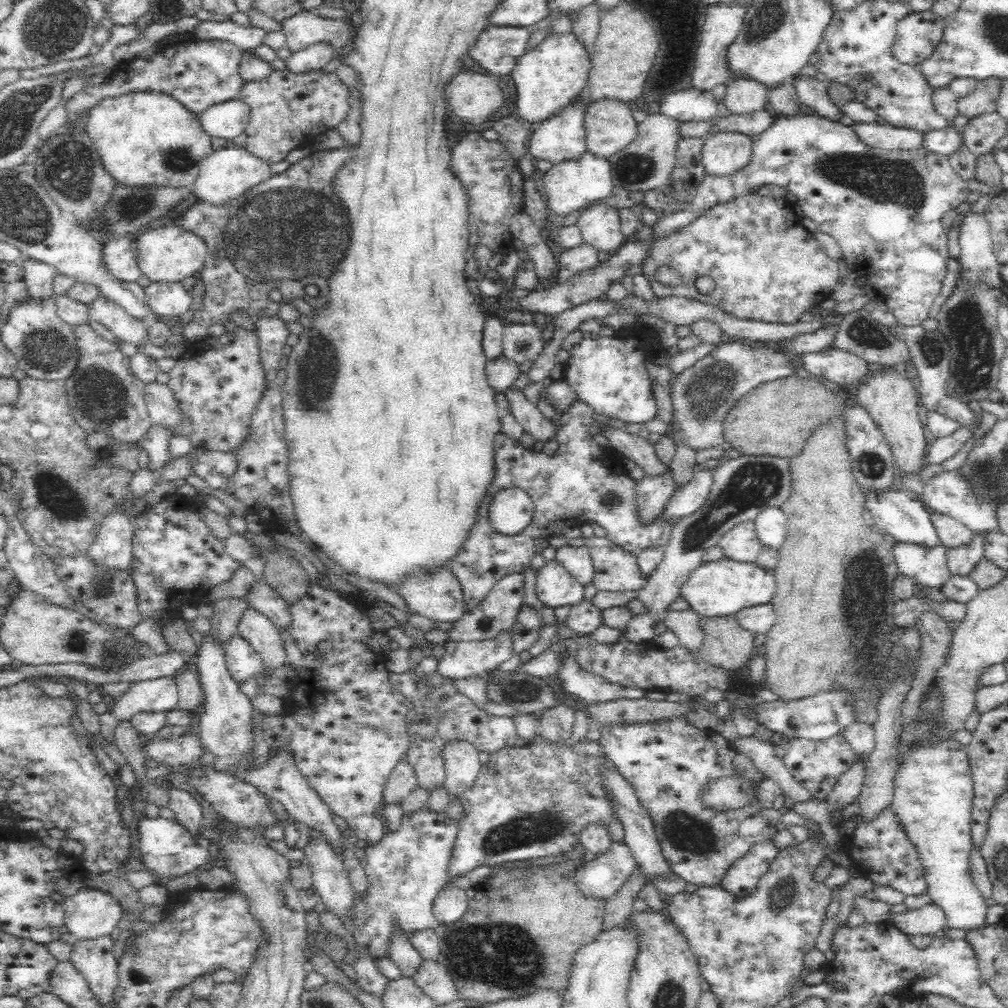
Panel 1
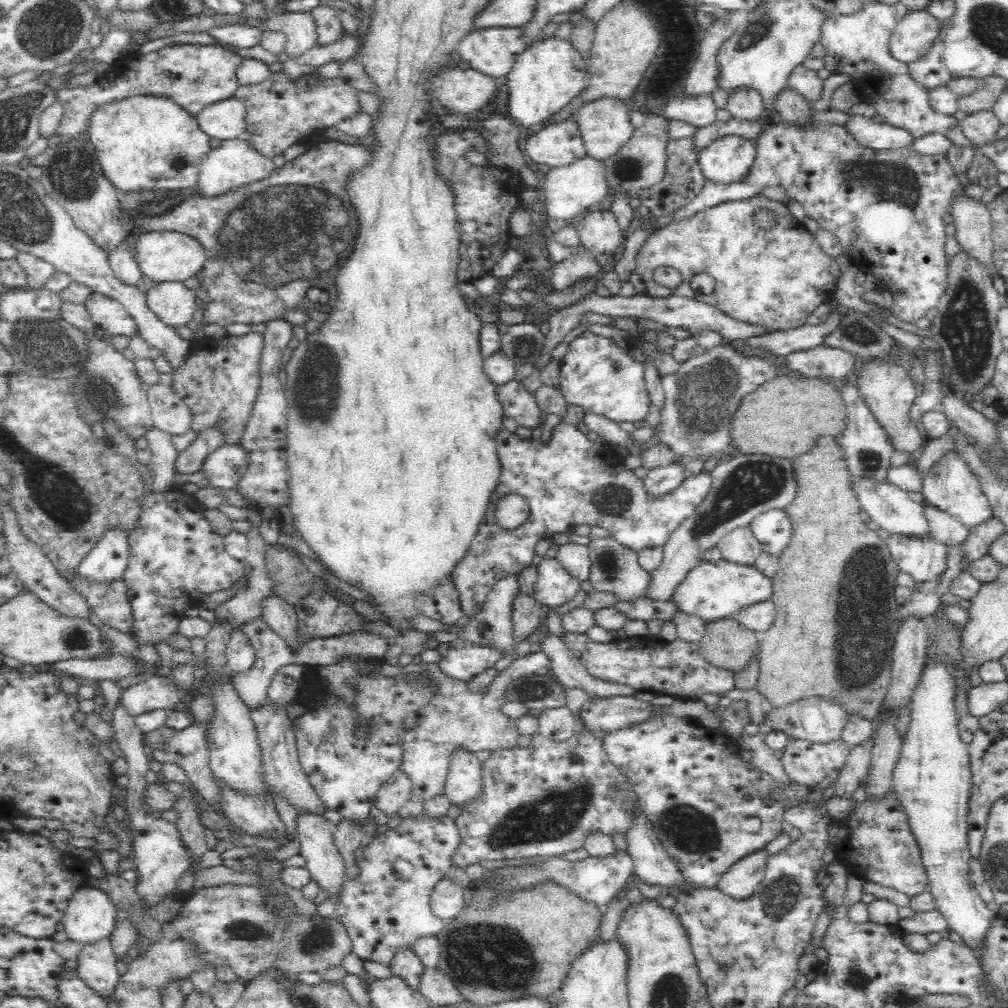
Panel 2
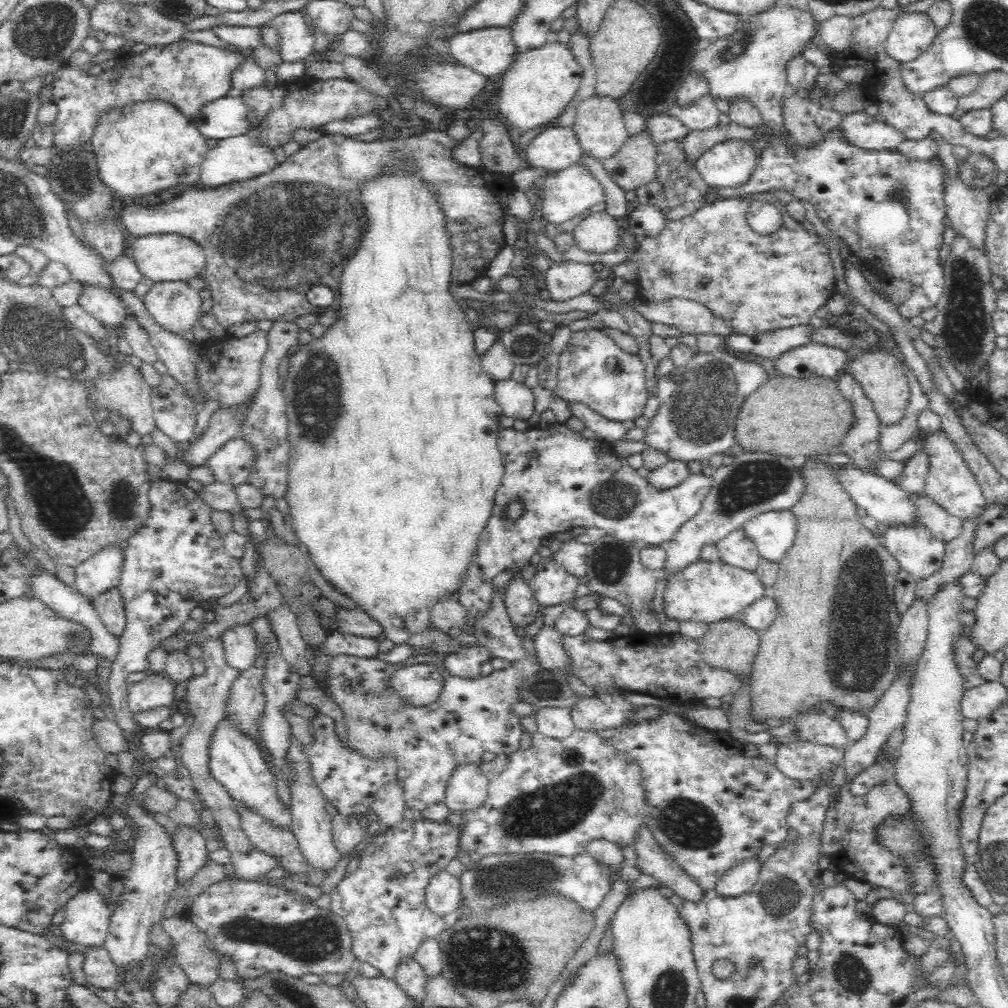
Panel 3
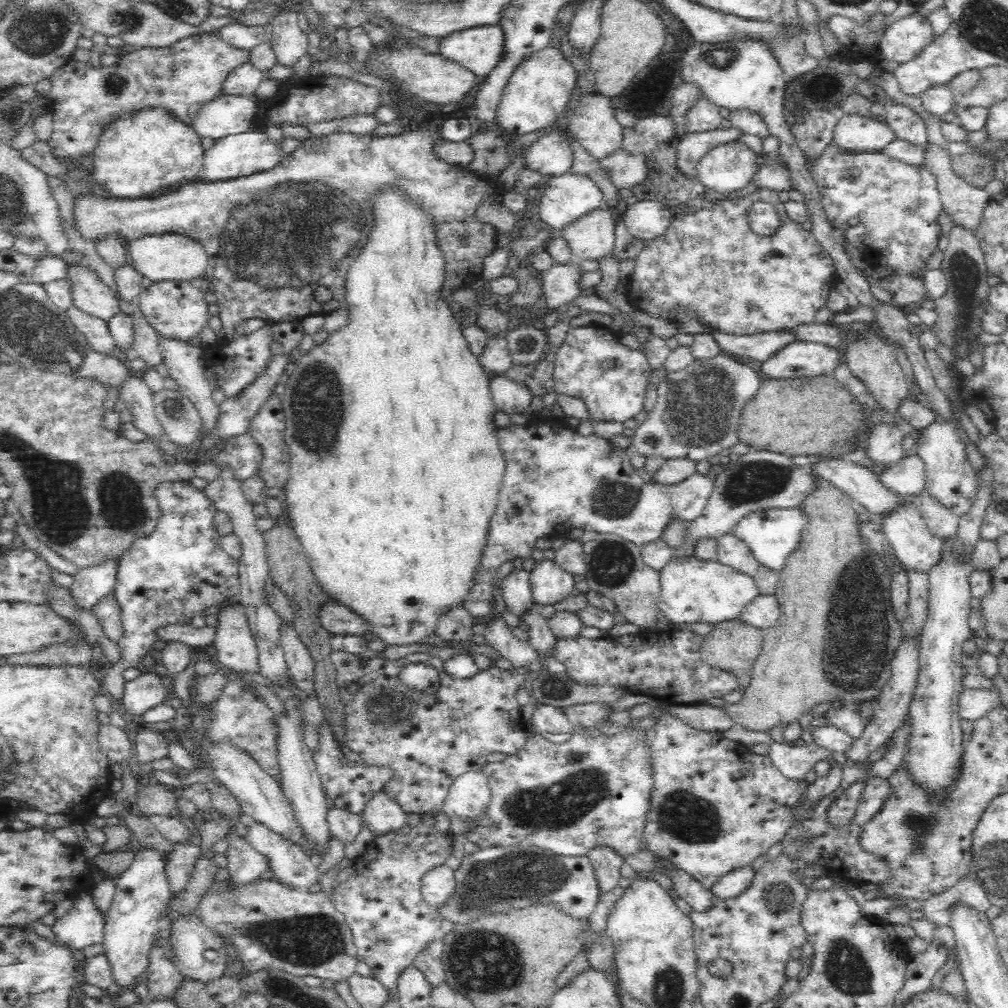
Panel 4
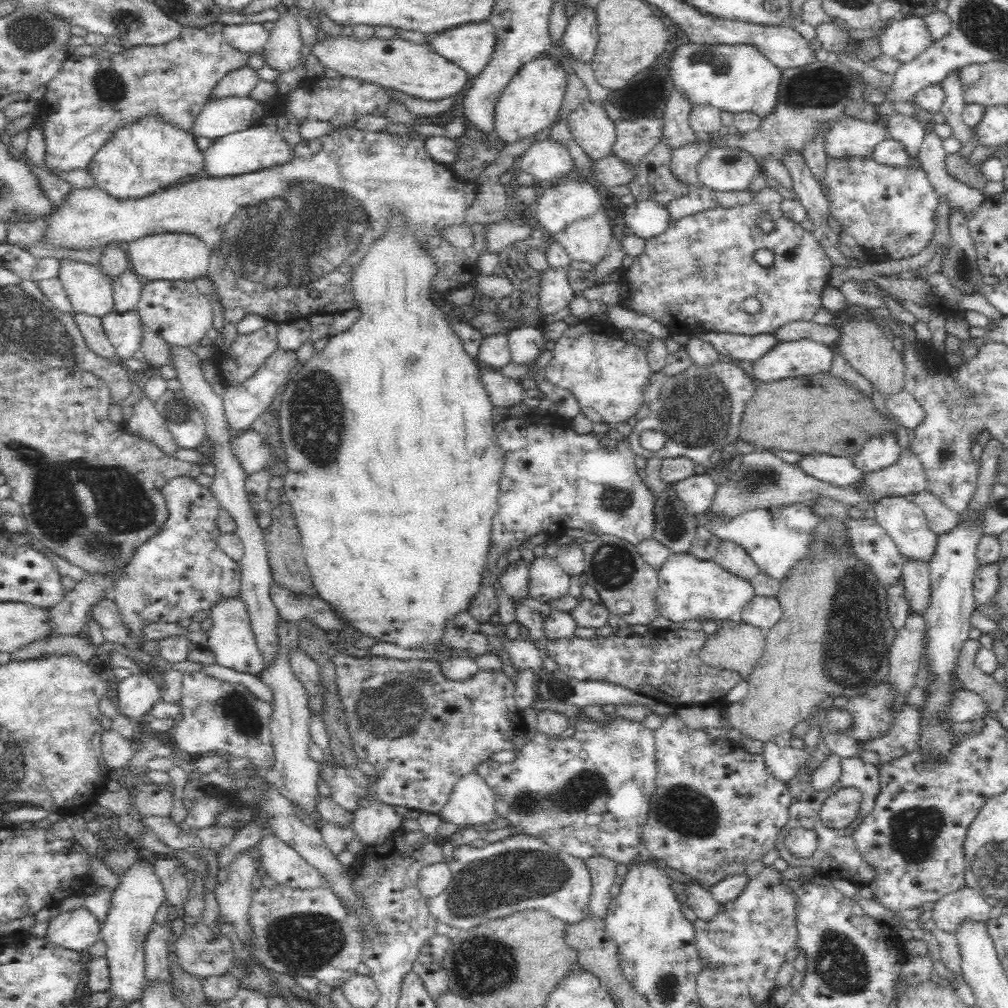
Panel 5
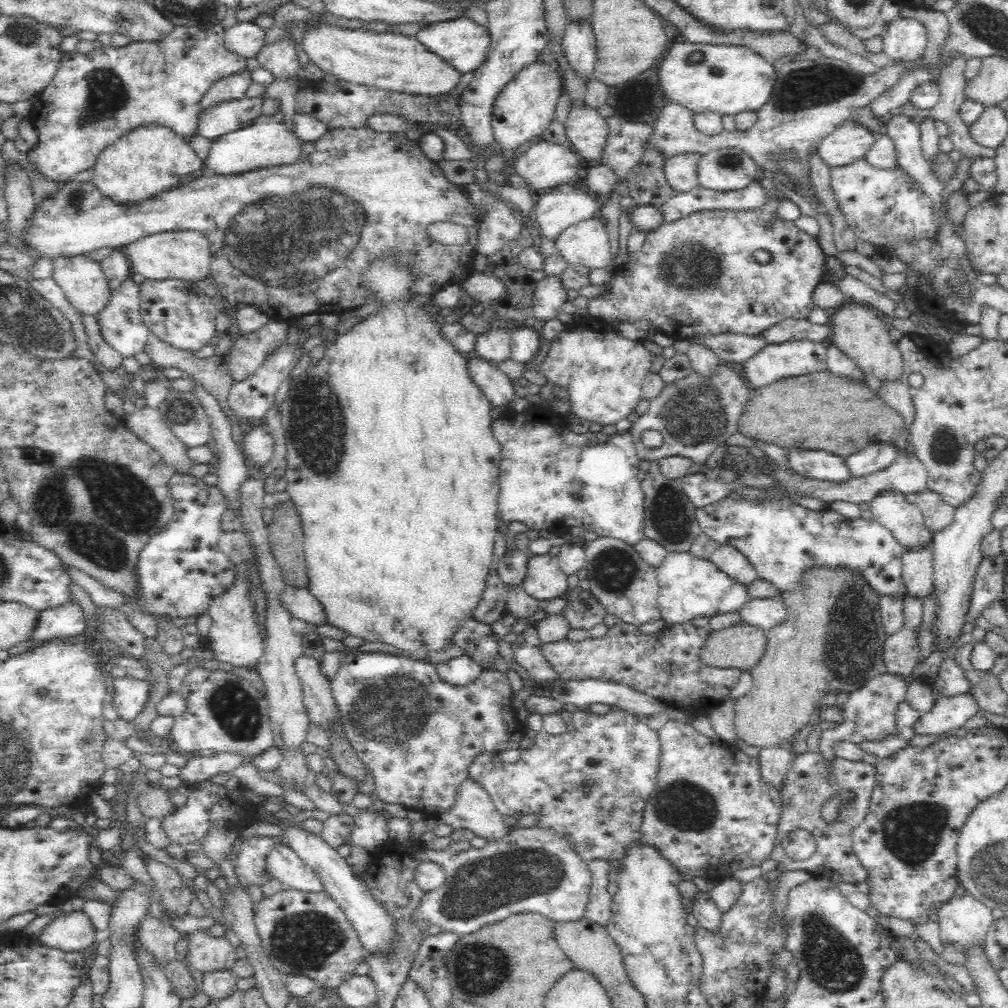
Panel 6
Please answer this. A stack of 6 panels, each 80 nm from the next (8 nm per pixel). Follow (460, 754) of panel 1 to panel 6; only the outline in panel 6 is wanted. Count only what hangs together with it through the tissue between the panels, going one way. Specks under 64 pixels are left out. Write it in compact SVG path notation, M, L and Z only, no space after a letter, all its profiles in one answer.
M467 777L458 786L454 804L440 814L440 822L450 824L454 830L468 829L488 842L506 837L509 828L484 788L477 780Z

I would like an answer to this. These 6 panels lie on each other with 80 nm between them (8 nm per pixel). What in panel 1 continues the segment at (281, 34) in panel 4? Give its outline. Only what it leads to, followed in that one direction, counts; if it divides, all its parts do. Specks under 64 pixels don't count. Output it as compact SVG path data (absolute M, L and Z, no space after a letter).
M308 10L280 22L290 52L299 51L314 43L328 43L330 48L347 48L352 36L352 25L344 20L324 18Z

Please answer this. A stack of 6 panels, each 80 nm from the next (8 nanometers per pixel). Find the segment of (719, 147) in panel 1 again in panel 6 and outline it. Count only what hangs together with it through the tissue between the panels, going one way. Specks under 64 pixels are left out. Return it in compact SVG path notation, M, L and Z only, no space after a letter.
M739 148L711 150L698 162L700 185L717 191L744 189L761 174L754 159Z

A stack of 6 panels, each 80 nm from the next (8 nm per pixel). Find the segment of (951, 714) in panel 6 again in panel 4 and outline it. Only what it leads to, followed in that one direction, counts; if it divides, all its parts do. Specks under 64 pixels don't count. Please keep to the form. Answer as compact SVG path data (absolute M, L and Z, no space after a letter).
M995 685L988 688L964 689L958 706L960 716L966 720L978 720L1003 703L1002 693Z

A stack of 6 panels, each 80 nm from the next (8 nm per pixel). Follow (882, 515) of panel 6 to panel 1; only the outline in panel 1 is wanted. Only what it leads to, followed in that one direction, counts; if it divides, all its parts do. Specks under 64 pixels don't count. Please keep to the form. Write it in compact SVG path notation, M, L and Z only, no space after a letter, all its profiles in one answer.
M896 542L893 546L899 572L916 584L941 589L951 577L945 557L946 548L943 545L928 549Z

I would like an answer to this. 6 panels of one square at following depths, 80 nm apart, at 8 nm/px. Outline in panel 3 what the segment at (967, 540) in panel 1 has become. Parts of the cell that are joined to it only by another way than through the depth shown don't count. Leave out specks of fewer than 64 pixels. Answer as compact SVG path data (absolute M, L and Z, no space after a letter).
M919 494L914 500L918 507L918 517L924 528L930 530L934 539L945 544L959 538L962 534L962 520L957 516L948 514L941 506L938 506L931 498Z

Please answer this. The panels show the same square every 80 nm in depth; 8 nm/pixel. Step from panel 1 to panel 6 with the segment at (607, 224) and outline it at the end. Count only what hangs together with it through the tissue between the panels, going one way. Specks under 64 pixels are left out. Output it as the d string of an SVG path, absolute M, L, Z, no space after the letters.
M599 215L569 226L554 241L559 254L571 265L594 270L609 268L611 264L609 234Z

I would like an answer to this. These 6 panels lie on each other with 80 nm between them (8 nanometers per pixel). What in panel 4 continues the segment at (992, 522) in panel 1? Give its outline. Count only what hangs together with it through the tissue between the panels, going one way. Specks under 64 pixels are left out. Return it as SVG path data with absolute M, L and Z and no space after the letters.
M936 416L936 422L921 431L913 451L922 457L926 467L925 491L956 516L961 517L970 512L978 498L979 476L970 466L964 445L959 441L953 426L941 416Z

